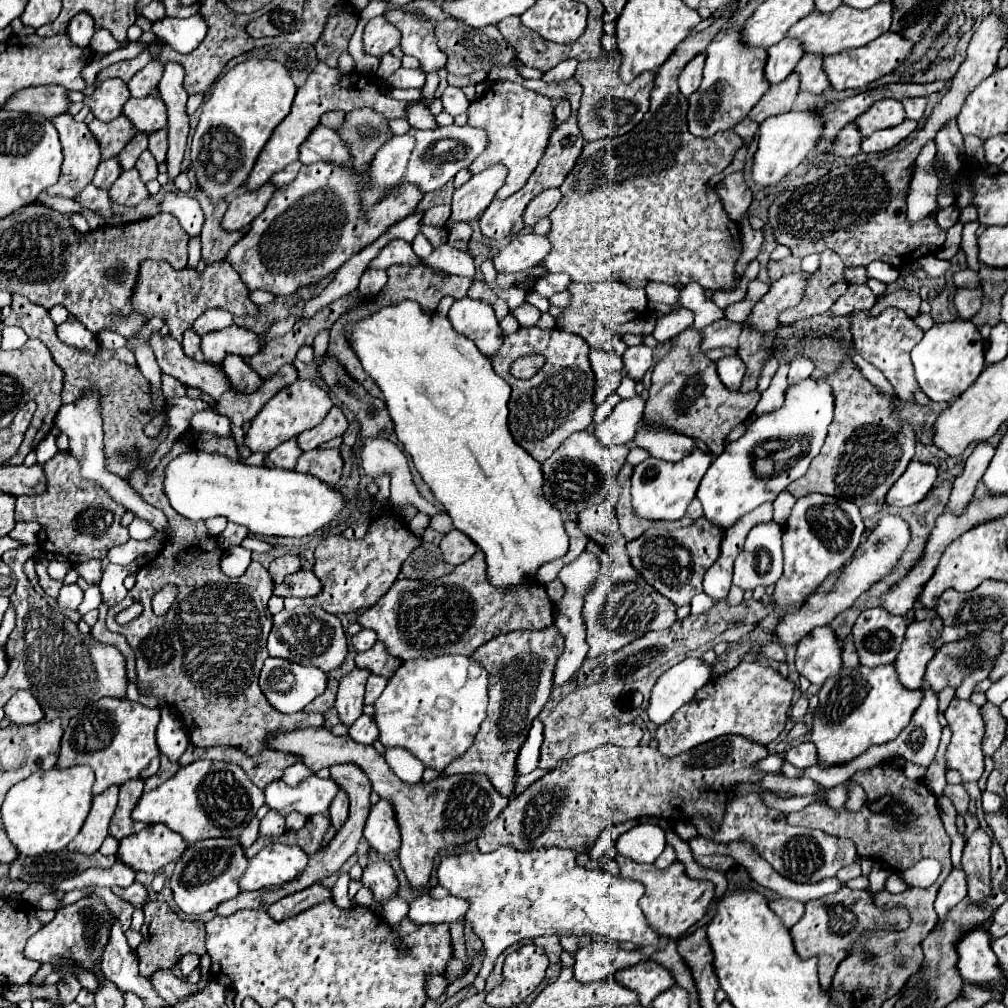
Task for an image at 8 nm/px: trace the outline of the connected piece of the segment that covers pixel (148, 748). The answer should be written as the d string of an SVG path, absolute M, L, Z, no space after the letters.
M104 697L76 717L70 719L64 729L58 767L66 769L72 765L90 765L96 773L94 795L102 793L110 785L122 785L134 777L150 777L160 767L160 751L156 745L156 725L160 723L160 709L146 707L138 701L110 699Z

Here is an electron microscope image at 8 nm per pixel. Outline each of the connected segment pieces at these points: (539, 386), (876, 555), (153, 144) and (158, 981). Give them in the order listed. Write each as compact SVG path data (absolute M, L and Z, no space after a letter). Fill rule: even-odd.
M520 327L504 339L502 349L492 357L492 367L512 387L508 403L510 433L538 463L544 463L566 437L592 423L592 411L596 409L592 403L592 367L588 361L588 343L580 335L560 329ZM522 355L542 355L546 363L534 377L518 379L510 373L510 365Z
M886 515L882 517L872 531L864 535L862 541L862 551L854 555L854 559L842 569L838 575L834 587L828 593L816 593L806 599L804 607L796 613L786 615L778 625L776 625L776 635L780 637L782 643L798 643L804 635L808 635L814 627L828 625L838 613L842 613L846 607L850 607L864 591L868 591L874 583L884 579L884 575L890 575L896 569L896 563L900 561L900 555L910 543L910 527L900 515Z
M160 129L160 131L154 131L150 135L148 149L152 151L152 155L156 157L158 163L162 163L166 159L166 153L168 153L168 139L166 139L166 135L168 135L168 129Z
M158 969L152 975L148 975L148 979L150 979L154 991L170 1005L174 1005L176 1001L182 1001L186 995L190 995L192 991L198 991L206 985L204 979L198 985L192 985L184 979L178 979L178 977L172 975L170 969Z

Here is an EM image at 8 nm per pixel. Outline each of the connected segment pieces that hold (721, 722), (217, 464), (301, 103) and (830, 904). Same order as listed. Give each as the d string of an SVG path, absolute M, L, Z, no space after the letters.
M740 663L740 667L728 671L728 675L710 679L710 683L706 683L690 703L680 707L664 725L658 727L658 751L664 757L676 757L700 743L730 733L768 745L778 739L786 727L786 713L792 695L794 683L788 677L782 677L780 671L758 663Z
M204 451L184 453L170 461L166 467L164 493L168 495L170 505L192 521L224 515L228 521L246 525L252 533L282 537L314 535L346 507L344 493L328 483L320 483L314 475L298 473L294 469L280 471L252 467Z
M318 63L312 71L312 75L308 75L306 83L298 89L292 111L288 113L288 117L274 129L272 137L268 139L266 147L262 149L256 167L252 169L250 177L248 177L248 189L258 189L262 187L262 183L266 183L272 175L276 175L278 171L282 171L286 165L298 161L298 149L304 143L304 139L308 139L308 135L314 131L316 125L320 125L320 117L328 111L354 111L358 107L372 107L376 113L382 113L384 119L408 119L408 109L410 105L414 105L414 101L396 101L392 99L386 89L382 89L380 79L376 77L368 77L368 75L360 75L360 73L344 73L338 71L334 67L328 67L324 63Z
M842 887L838 893L808 901L802 919L790 929L790 935L794 939L796 953L802 959L808 959L812 955L818 957L820 985L824 989L828 989L838 963L848 955L852 943L858 939L860 933L864 933L868 929L906 929L908 923L910 923L910 919L908 919L908 911L904 907L884 911L872 903L872 897L866 889Z

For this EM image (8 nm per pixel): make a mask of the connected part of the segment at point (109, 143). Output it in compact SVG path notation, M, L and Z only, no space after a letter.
M120 115L108 123L100 123L94 119L90 125L90 131L96 135L100 149L102 149L102 159L116 157L124 145L134 137L136 129L132 127L132 121L126 119L126 115Z

